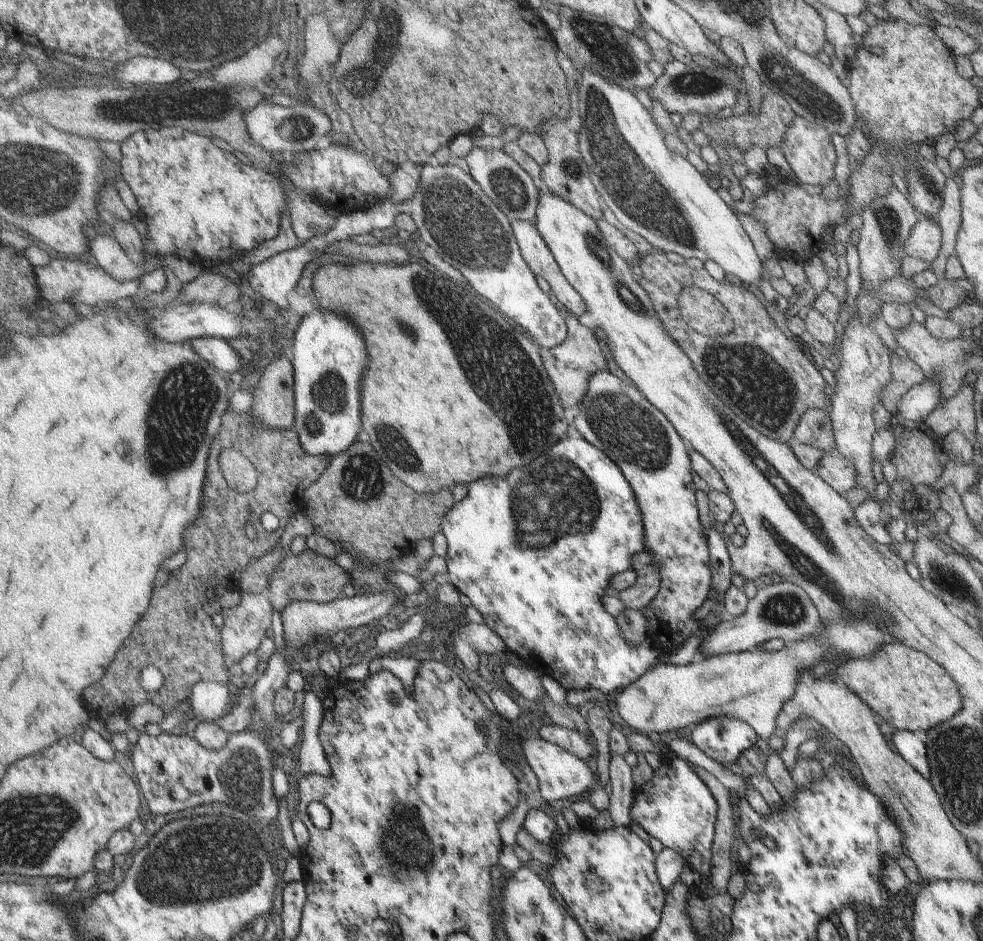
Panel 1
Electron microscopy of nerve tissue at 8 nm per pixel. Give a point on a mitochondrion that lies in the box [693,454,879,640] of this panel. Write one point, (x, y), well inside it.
(787, 608)

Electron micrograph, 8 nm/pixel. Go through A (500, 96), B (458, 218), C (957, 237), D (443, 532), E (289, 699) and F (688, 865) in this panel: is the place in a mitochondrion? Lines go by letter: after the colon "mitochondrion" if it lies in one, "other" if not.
A: other
B: mitochondrion
C: other
D: other
E: other
F: other

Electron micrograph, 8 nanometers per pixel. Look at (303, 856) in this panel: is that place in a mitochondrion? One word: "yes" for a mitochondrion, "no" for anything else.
no

